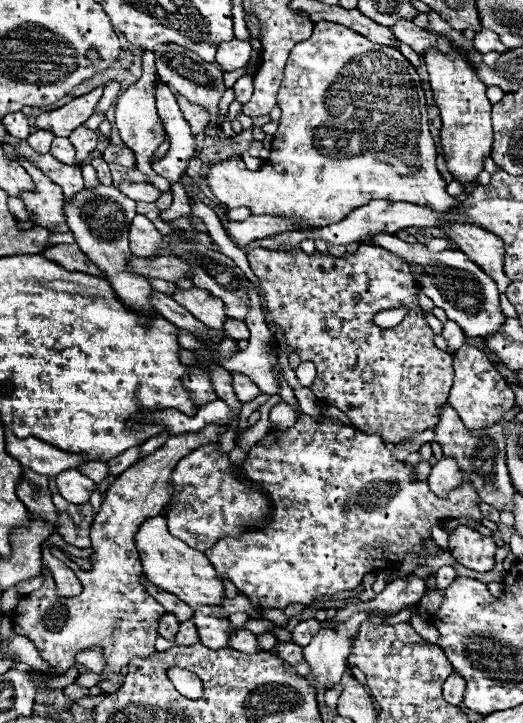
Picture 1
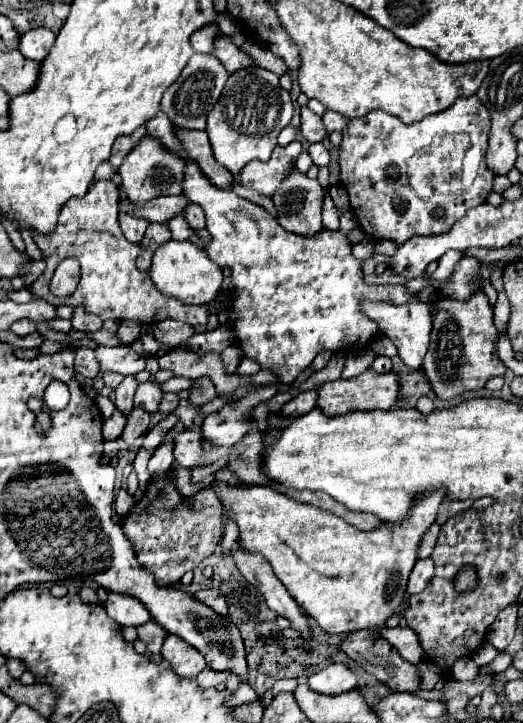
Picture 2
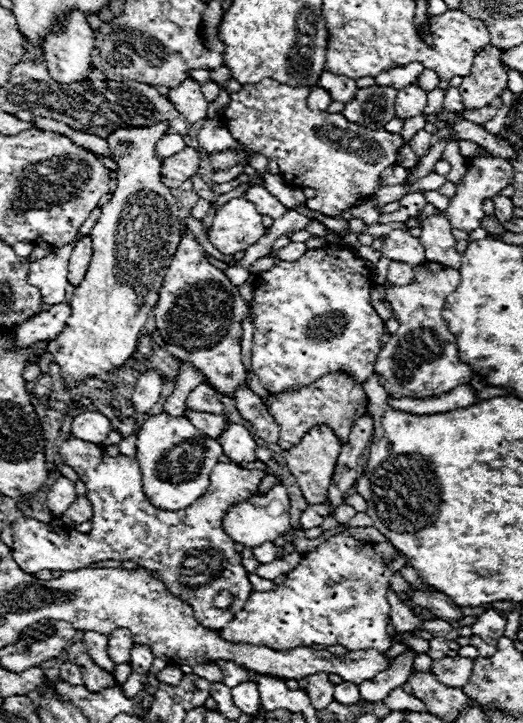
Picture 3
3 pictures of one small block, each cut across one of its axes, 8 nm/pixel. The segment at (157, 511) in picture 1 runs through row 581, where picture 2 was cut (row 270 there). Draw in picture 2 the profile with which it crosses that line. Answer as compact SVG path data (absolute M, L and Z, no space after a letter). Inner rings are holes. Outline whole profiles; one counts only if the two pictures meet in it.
M96 180L94 186L82 198L72 198L60 210L58 226L50 234L34 234L38 248L44 254L46 268L50 272L56 268L60 260L66 256L76 258L80 262L80 284L74 294L66 298L54 296L50 290L32 290L38 298L48 300L50 304L68 304L78 306L84 304L86 312L100 316L102 320L150 320L150 324L158 324L162 320L182 320L188 322L196 332L206 330L208 322L208 304L206 306L188 306L178 302L172 296L160 294L148 272L140 272L136 268L138 244L132 244L124 238L118 226L118 186L112 180Z

